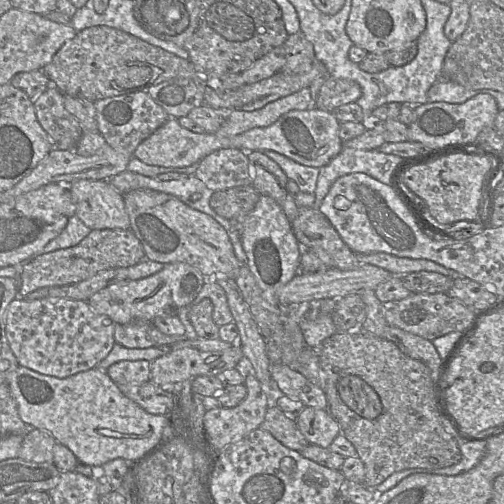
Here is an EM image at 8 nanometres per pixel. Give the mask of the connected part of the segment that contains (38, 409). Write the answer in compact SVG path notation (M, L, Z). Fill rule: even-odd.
M19 366L9 374L9 388L16 402L19 417L29 428L48 432L58 443L69 448L79 462L97 469L117 458L125 459L132 466L146 457L160 442L168 421L167 415L148 413L126 397L107 373L98 368L58 378Z

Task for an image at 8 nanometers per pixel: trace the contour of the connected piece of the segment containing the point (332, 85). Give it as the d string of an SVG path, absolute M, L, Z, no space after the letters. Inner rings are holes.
M327 76L313 106L333 112L344 104L356 102L361 94L362 90L358 83L352 80Z

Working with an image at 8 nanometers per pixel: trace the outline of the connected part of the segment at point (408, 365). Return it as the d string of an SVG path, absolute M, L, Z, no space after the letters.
M361 330L336 332L322 343L317 352L325 375L328 411L364 463L363 484L366 487L374 489L390 475L402 470L446 468L461 460L458 436L438 407L437 373L433 378L433 373L424 363L402 353L393 342Z

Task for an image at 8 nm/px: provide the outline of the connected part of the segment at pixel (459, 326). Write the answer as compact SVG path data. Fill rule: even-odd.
M447 293L411 294L409 297L383 303L388 325L433 341L451 332L461 332L471 321L474 311Z

